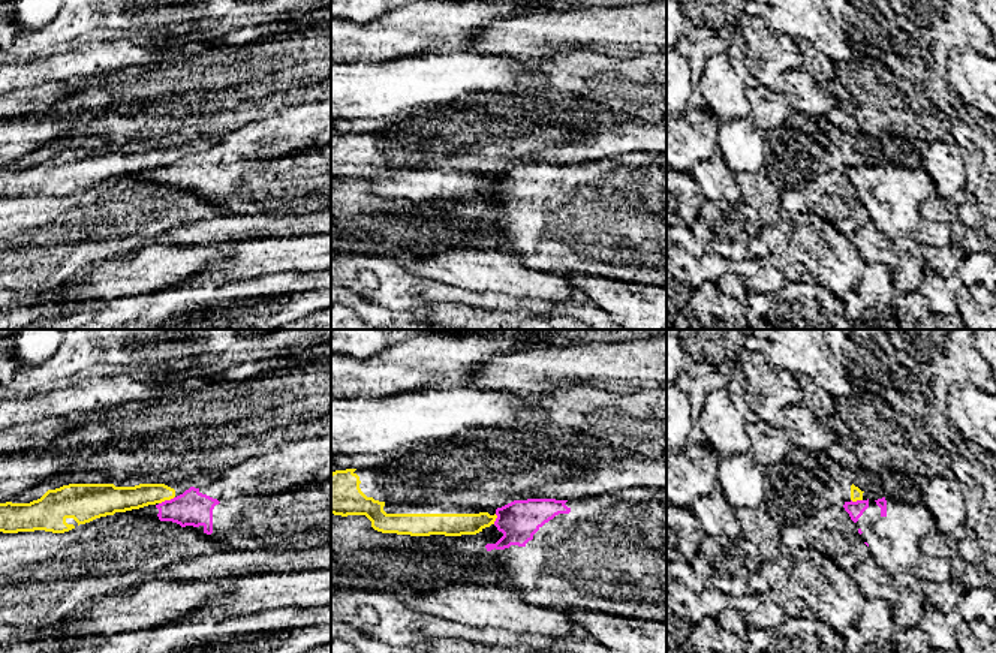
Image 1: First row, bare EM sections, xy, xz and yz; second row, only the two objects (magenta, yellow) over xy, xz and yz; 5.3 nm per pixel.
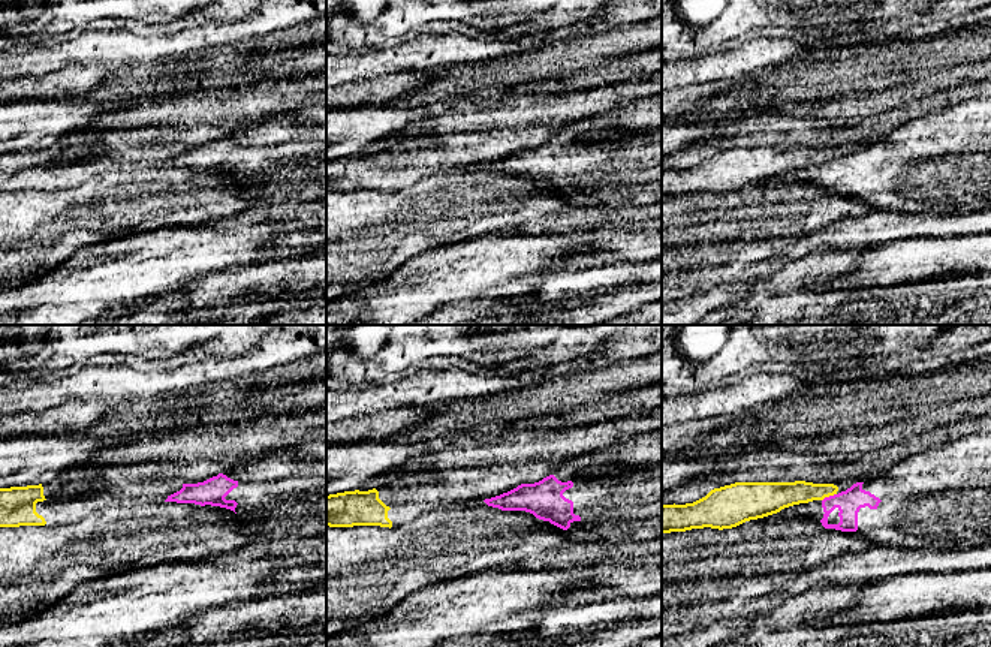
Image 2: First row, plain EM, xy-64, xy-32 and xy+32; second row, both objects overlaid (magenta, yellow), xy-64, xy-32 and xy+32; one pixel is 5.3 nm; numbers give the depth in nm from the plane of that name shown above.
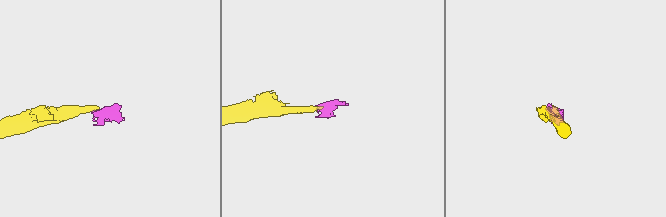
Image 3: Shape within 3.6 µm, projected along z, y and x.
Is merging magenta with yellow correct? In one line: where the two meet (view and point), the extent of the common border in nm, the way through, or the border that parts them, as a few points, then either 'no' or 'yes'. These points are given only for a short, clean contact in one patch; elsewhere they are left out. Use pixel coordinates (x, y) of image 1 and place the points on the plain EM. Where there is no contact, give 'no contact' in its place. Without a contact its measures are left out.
meets magenta in xy at (166, 165); contact 100 nm long; border along xy (174, 161), (159, 168); no

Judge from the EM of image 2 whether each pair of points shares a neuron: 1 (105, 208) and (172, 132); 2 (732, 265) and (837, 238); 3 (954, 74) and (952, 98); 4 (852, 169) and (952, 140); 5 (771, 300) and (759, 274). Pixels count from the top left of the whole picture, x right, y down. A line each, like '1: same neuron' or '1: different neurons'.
1: different neurons
2: different neurons
3: different neurons
4: same neuron
5: different neurons

